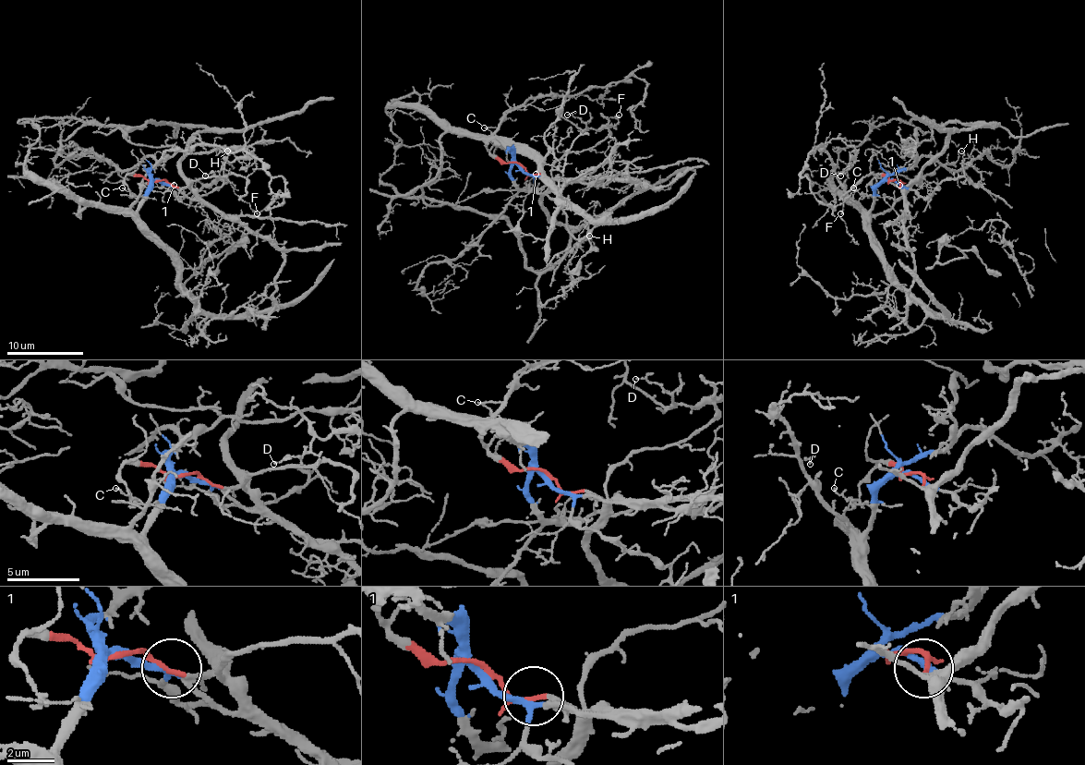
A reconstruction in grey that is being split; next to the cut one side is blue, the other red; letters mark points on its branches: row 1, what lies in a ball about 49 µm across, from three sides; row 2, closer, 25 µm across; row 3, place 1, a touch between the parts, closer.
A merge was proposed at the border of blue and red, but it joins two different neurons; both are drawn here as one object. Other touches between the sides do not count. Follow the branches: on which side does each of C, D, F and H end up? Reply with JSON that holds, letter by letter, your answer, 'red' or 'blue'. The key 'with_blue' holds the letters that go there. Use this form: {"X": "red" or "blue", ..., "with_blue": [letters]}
{"C": "red", "D": "blue", "F": "red", "H": "blue", "with_blue": ["D", "H"]}

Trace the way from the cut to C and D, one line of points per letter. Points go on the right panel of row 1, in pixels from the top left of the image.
C: (889, 179), (887, 181), (886, 176), (878, 176), (863, 193), (853, 187)
D: (889, 179), (876, 188), (873, 206), (863, 210), (821, 145), (840, 139), (851, 145), (855, 154), (840, 176)

